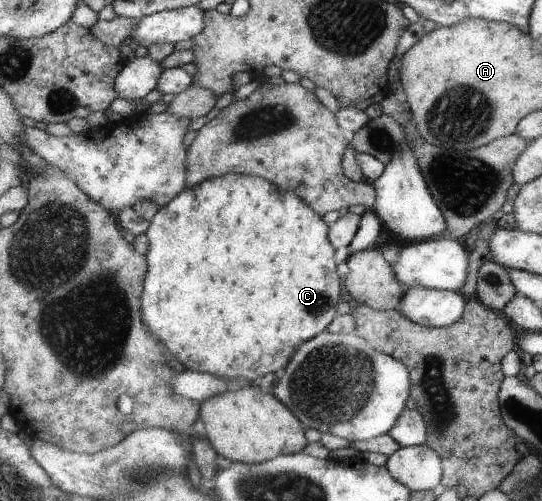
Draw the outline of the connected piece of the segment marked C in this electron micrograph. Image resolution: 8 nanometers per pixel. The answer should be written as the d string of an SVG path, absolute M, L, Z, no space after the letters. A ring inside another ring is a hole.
M226 174L226 176L216 176L206 180L196 188L186 189L177 199L172 200L166 207L160 208L151 221L147 233L150 240L150 250L147 255L149 272L141 299L146 324L150 324L152 333L160 336L160 342L165 350L168 351L170 348L172 356L176 354L184 369L190 371L200 370L226 380L242 378L244 374L244 378L256 380L268 372L276 372L284 368L302 342L308 342L322 330L327 331L328 325L338 316L336 310L342 298L342 276L338 274L338 264L334 258L337 249L330 244L329 231L330 225L326 224L324 218L318 212L314 212L300 196L296 196L294 192L284 192L280 186L264 178L254 178L244 174Z

